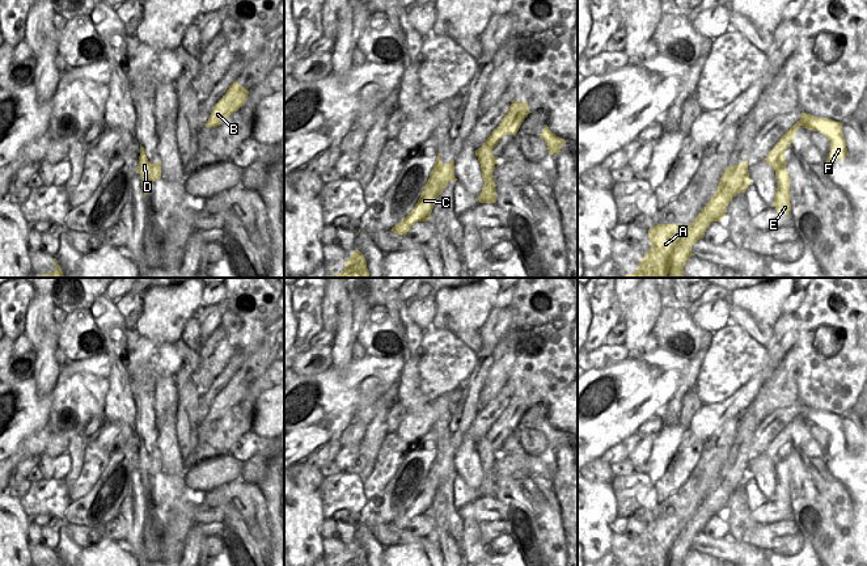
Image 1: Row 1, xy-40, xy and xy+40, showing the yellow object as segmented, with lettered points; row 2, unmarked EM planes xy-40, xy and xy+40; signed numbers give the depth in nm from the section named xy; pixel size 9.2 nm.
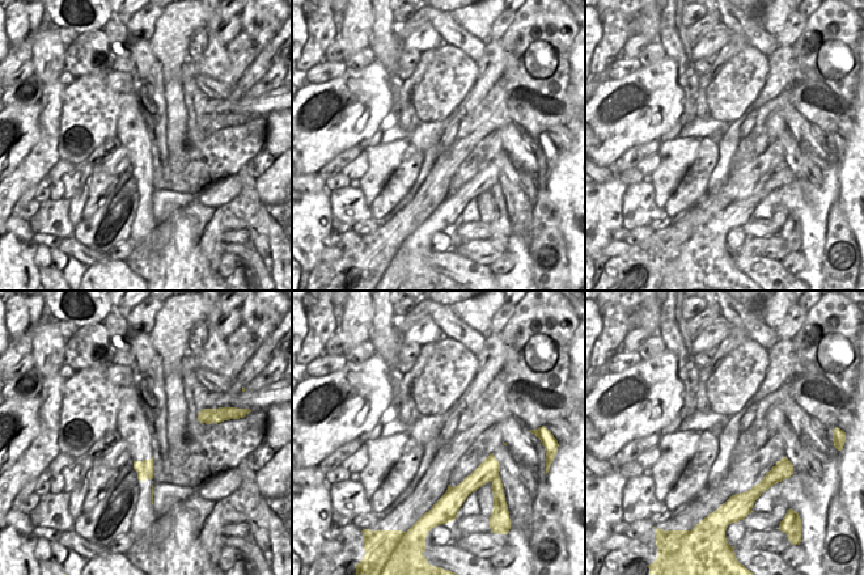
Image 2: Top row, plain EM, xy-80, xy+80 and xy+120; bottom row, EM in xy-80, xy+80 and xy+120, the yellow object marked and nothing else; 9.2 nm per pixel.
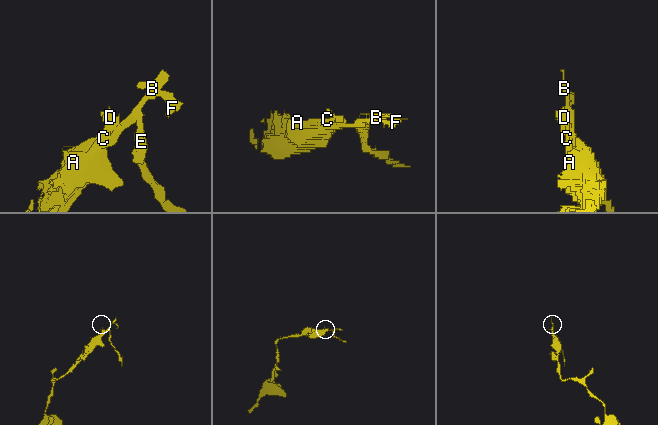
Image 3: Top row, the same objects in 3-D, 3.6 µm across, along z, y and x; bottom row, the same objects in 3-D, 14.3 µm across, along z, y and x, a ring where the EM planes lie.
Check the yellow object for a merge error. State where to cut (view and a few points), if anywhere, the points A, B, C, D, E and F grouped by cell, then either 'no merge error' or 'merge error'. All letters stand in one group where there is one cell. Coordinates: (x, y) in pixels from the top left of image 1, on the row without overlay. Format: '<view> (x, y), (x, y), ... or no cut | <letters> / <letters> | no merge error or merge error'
xy (491, 443), (482, 442), (478, 451) | A B C D F / E | merge error

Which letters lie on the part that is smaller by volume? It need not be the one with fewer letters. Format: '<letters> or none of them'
E

